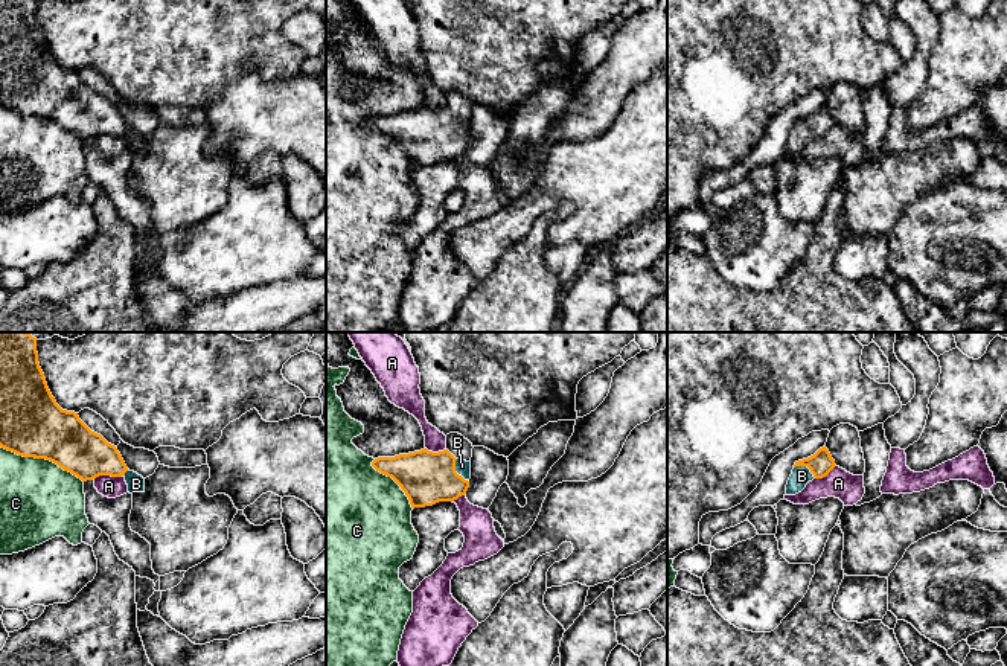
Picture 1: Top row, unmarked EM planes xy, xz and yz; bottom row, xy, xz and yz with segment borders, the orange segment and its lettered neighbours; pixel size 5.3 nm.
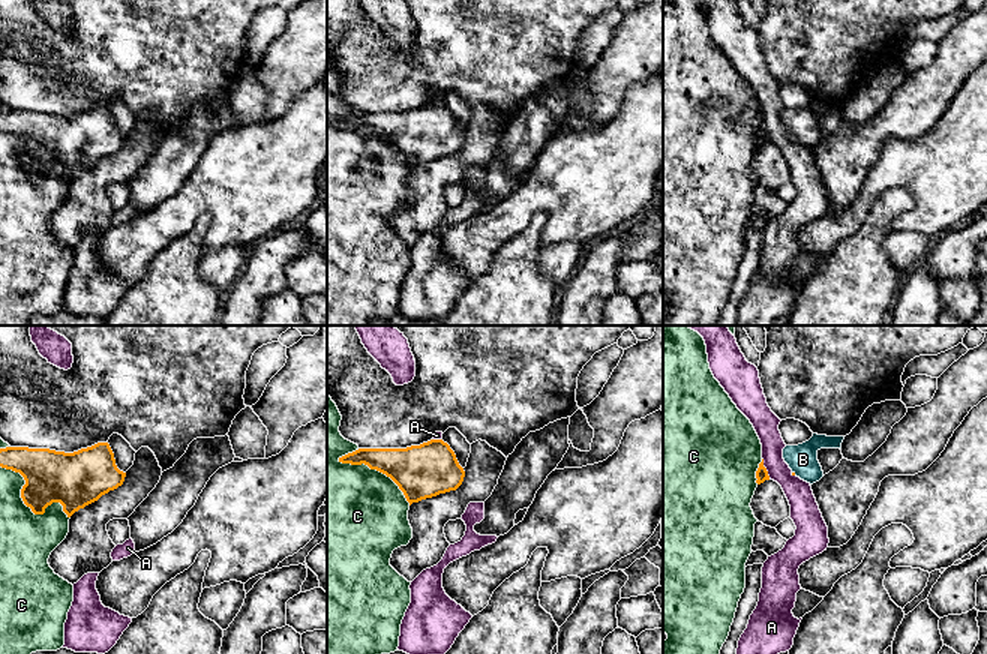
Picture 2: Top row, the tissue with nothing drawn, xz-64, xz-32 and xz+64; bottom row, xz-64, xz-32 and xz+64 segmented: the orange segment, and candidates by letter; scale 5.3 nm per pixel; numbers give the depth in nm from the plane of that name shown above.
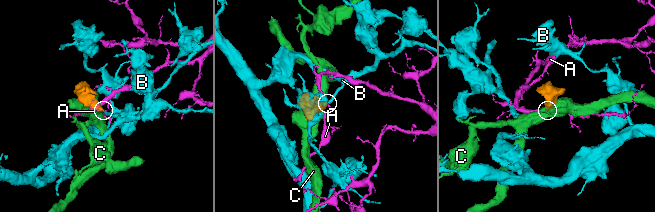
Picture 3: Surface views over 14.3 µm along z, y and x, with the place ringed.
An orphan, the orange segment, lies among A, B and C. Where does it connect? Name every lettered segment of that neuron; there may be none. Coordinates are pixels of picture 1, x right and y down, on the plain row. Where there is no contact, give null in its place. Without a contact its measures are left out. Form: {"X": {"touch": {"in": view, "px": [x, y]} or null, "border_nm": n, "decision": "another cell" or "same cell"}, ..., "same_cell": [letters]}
{"A": {"touch": {"in": "xy", "px": [108, 133]}, "border_nm": 150, "decision": "another cell"}, "B": {"touch": {"in": "xz", "px": [454, 130]}, "border_nm": 130, "decision": "same cell"}, "C": {"touch": {"in": "xy", "px": [41, 116]}, "border_nm": 480, "decision": "another cell"}, "same_cell": ["B"]}

